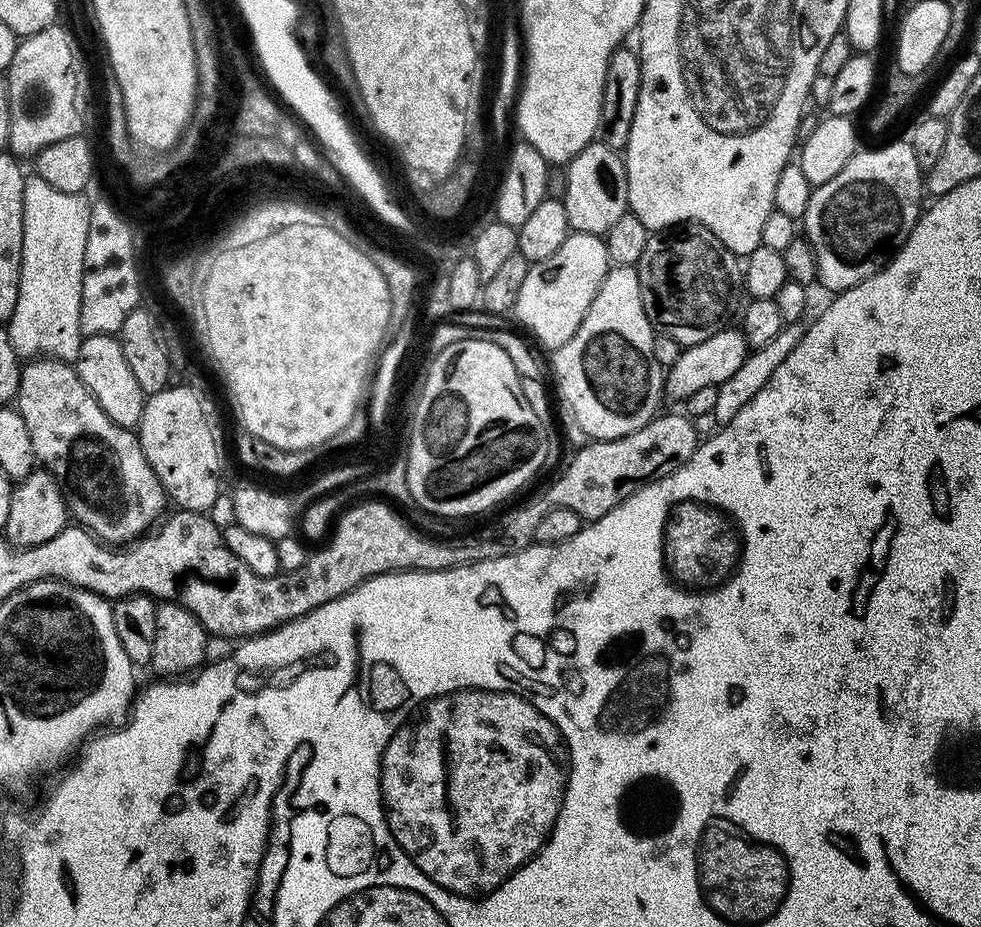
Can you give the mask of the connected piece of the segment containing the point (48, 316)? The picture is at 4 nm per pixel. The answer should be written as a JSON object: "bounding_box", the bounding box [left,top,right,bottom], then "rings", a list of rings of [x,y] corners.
{"bounding_box":[6,174,90,362],"rings":[[[35,174],[25,182],[25,237],[22,239],[21,286],[18,304],[6,321],[8,337],[22,358],[51,358],[74,362],[82,333],[82,274],[86,234],[90,230],[90,204],[80,194],[54,190]]]}

